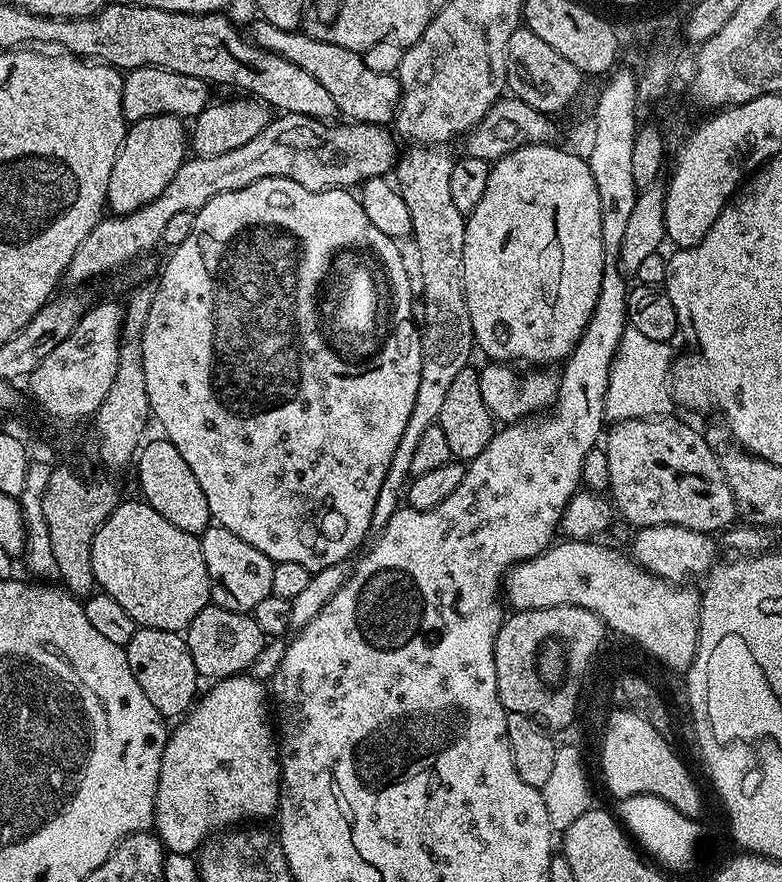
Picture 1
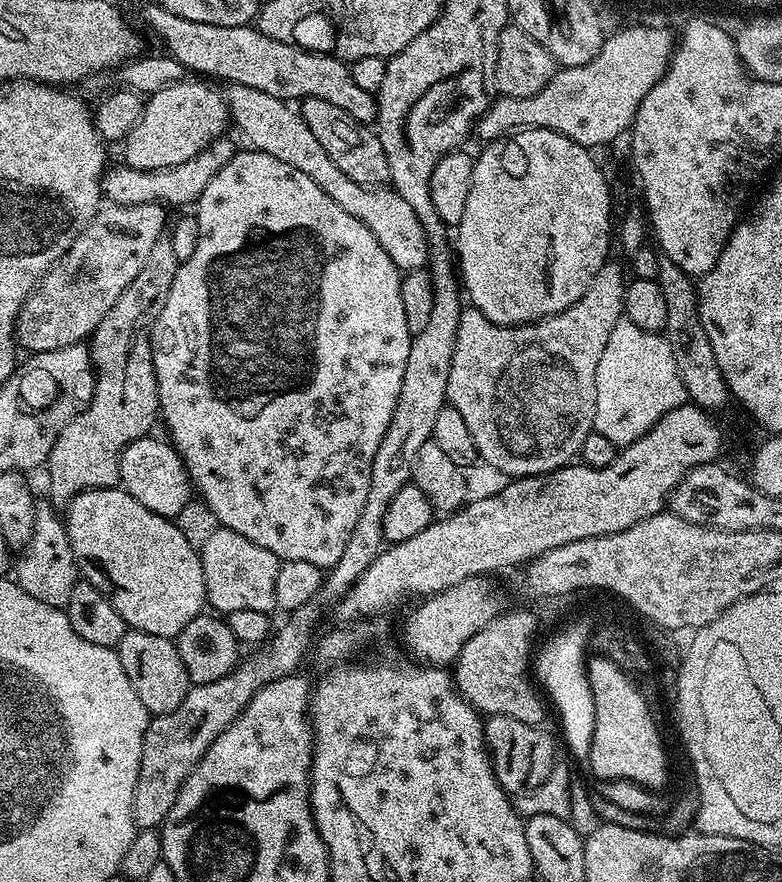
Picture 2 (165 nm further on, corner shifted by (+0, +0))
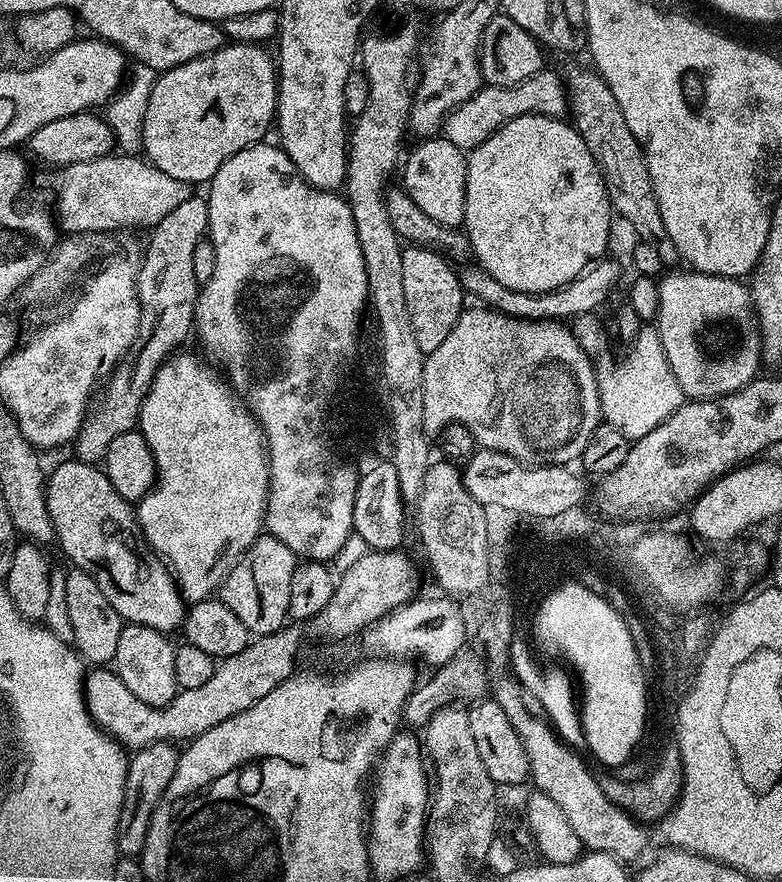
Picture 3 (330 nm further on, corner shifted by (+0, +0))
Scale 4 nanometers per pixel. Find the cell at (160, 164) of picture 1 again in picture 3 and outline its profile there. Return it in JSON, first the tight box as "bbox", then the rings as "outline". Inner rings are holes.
{"bbox":[143,43,278,186],"outline":[[[225,43],[224,47],[194,58],[155,77],[144,124],[143,155],[162,174],[193,186],[207,185],[235,152],[261,143],[276,119],[278,68],[267,47],[259,44]]]}

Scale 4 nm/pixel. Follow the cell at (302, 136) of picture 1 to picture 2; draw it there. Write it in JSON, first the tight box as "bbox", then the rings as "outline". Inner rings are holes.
{"bbox":[16,204,166,354],"outline":[[[113,204],[101,207],[96,217],[74,238],[70,250],[54,262],[54,266],[41,278],[40,283],[30,293],[20,308],[16,319],[16,342],[25,353],[35,354],[46,350],[62,350],[62,346],[74,346],[83,344],[92,335],[92,331],[106,318],[110,306],[118,302],[118,294],[134,282],[138,270],[146,263],[146,257],[154,242],[162,239],[166,232],[166,220],[164,224],[165,205],[143,204],[142,206],[122,206]]]}

